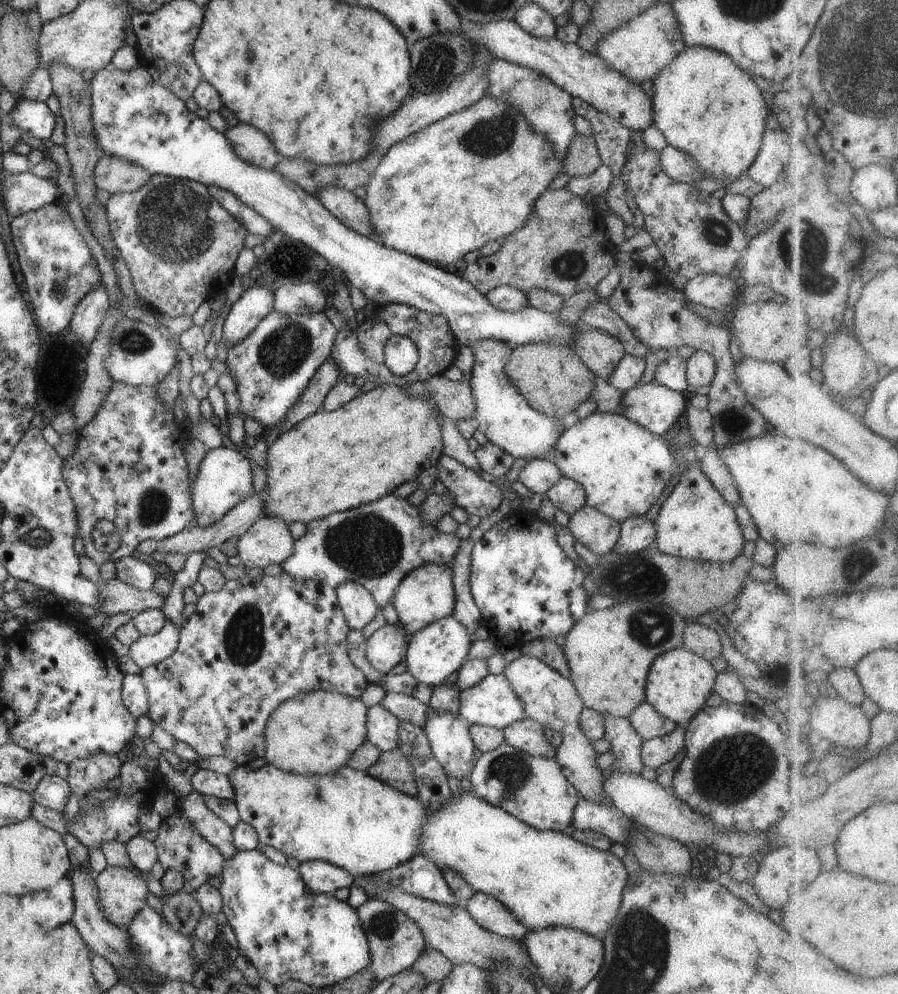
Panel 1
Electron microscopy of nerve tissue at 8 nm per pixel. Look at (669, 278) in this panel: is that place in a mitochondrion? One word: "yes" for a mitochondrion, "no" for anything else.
no

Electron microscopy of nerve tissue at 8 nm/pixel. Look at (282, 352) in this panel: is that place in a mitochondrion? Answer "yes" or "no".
yes

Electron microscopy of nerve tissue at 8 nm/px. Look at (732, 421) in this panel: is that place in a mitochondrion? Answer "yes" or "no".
yes

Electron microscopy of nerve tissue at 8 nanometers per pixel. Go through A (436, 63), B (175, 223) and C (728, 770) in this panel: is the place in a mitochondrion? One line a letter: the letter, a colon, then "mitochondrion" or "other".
A: mitochondrion
B: mitochondrion
C: mitochondrion

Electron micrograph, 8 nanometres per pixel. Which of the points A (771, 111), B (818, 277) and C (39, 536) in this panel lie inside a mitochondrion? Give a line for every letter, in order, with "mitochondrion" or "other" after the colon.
A: other
B: mitochondrion
C: mitochondrion

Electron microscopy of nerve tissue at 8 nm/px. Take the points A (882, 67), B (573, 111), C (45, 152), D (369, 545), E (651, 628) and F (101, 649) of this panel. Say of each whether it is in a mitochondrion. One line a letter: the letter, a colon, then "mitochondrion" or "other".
A: mitochondrion
B: other
C: other
D: mitochondrion
E: mitochondrion
F: other

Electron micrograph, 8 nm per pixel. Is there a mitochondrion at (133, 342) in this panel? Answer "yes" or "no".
yes

